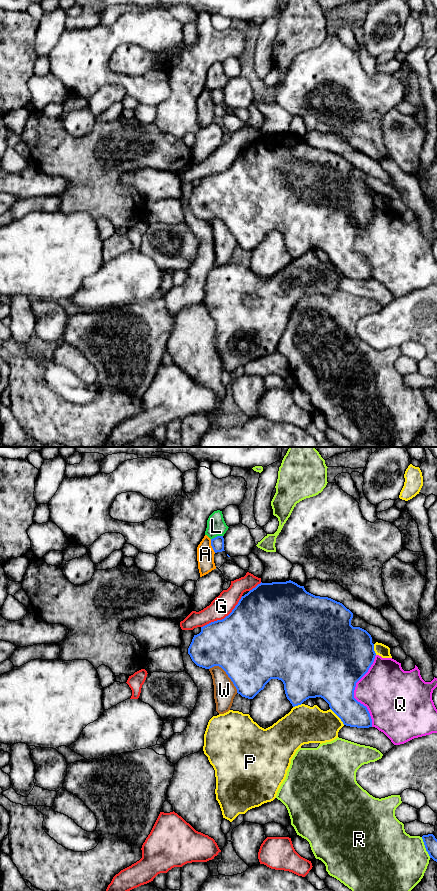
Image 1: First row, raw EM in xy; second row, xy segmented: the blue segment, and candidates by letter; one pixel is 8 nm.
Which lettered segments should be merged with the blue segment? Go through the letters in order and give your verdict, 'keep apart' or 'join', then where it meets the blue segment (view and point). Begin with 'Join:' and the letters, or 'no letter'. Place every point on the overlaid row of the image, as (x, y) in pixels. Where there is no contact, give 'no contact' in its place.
Join: no letter
A: keep apart | xy (211, 545)
G: keep apart | xy (224, 618)
L: keep apart | xy (217, 536)
P: keep apart | xy (337, 715)
Q: keep apart | xy (353, 692)
R: keep apart | xy (425, 847)
W: keep apart | xy (226, 673)

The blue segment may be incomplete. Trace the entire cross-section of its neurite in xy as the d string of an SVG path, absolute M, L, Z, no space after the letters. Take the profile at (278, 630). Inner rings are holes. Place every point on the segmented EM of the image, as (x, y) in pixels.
M289 580L286 582L260 583L247 594L241 597L238 604L232 612L222 620L211 622L201 627L201 632L194 635L192 642L188 648L188 654L192 661L199 667L210 669L214 666L221 667L233 682L237 689L237 693L242 697L253 699L271 679L281 680L284 684L284 690L287 699L293 707L301 705L309 698L321 697L328 704L330 709L341 719L344 725L357 728L372 727L372 719L366 706L358 702L354 698L354 690L356 683L368 672L374 662L376 653L371 635L360 627L353 627L351 620L353 613L347 609L342 603L337 602L328 597L315 596L307 592L304 586Z

